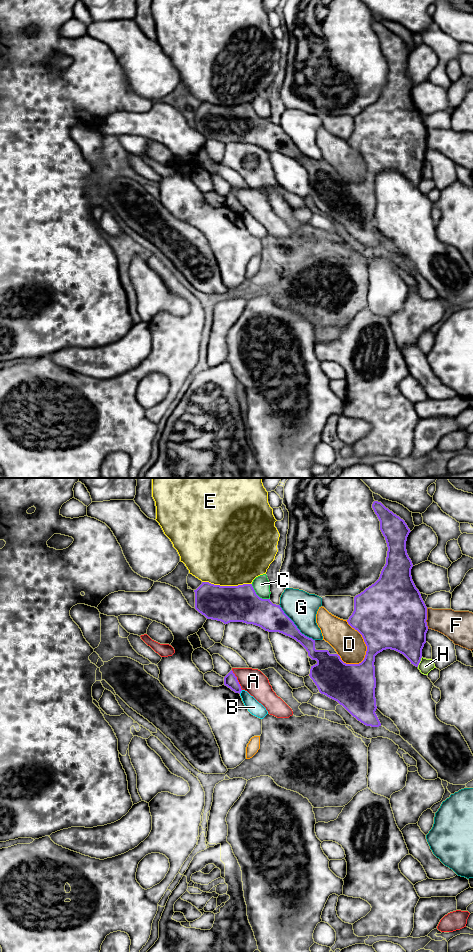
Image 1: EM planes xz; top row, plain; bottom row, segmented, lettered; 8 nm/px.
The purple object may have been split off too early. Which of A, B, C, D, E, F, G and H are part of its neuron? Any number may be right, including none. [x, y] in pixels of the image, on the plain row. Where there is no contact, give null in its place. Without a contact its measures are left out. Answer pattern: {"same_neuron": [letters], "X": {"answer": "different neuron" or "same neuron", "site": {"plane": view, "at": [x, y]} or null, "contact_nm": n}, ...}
{"same_neuron": [], "A": {"answer": "different neuron", "site": {"plane": "xz", "at": [237, 200]}, "contact_nm": 180}, "B": {"answer": "different neuron", "site": {"plane": "xz", "at": [240, 212]}, "contact_nm": 40}, "C": {"answer": "different neuron", "site": {"plane": "xz", "at": [257, 115]}, "contact_nm": 190}, "D": {"answer": "different neuron", "site": {"plane": "xz", "at": [364, 161]}, "contact_nm": 380}, "E": {"answer": "different neuron", "site": {"plane": "xz", "at": [227, 106]}, "contact_nm": 400}, "F": {"answer": "different neuron", "site": {"plane": "xz", "at": [426, 138]}, "contact_nm": 170}, "G": {"answer": "different neuron", "site": {"plane": "xz", "at": [295, 145]}, "contact_nm": 400}, "H": {"answer": "different neuron", "site": {"plane": "xz", "at": [419, 182]}, "contact_nm": 90}}

